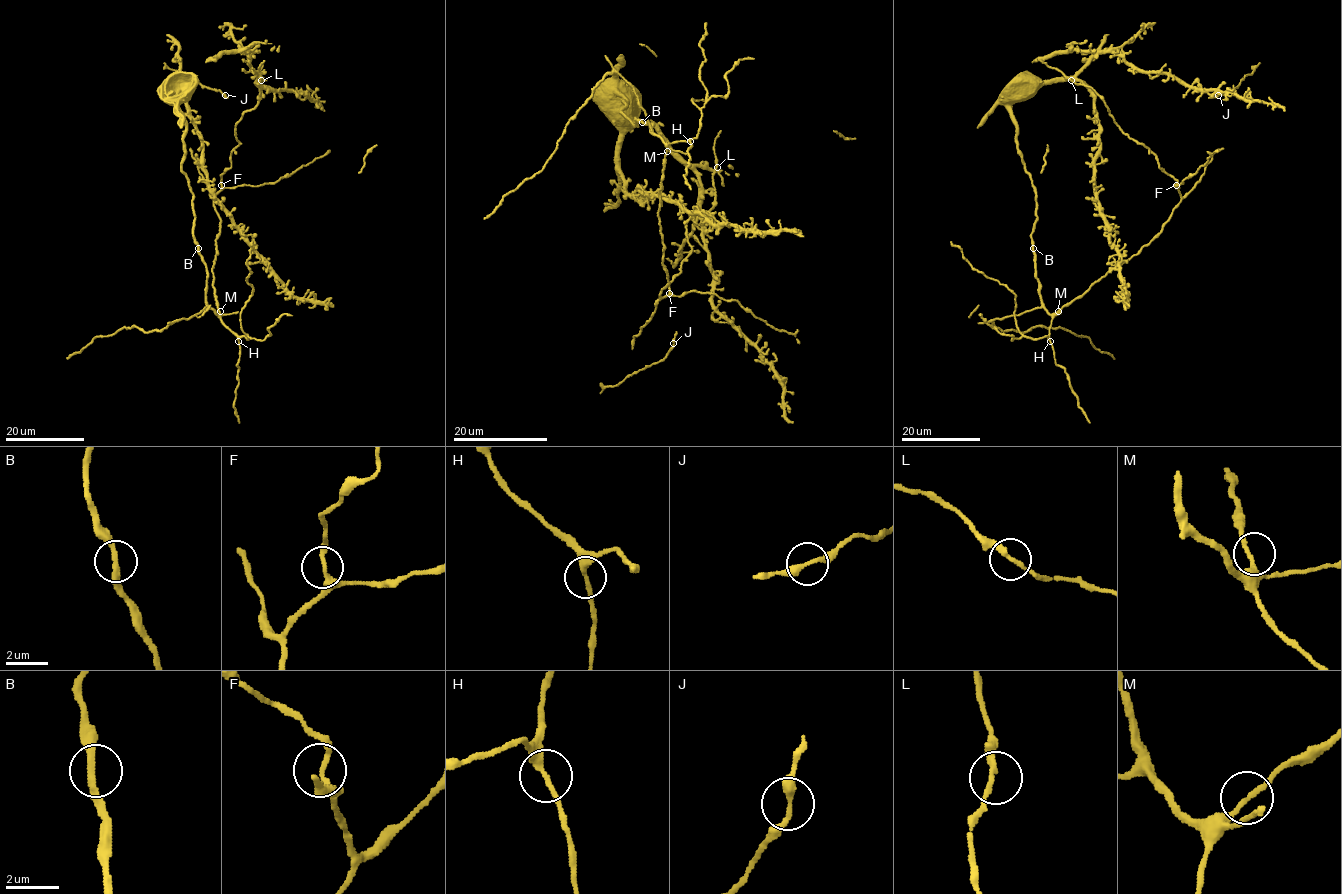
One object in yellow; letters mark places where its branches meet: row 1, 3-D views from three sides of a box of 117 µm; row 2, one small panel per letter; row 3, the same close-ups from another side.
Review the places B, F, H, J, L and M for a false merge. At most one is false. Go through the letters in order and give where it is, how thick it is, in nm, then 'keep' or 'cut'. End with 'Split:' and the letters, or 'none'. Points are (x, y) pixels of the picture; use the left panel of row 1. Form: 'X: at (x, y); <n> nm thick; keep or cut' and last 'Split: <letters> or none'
B: at (198, 248); 280 nm thick; keep
F: at (221, 185); 240 nm thick; keep
H: at (238, 341); 280 nm thick; keep
J: at (225, 95); 280 nm thick; keep
L: at (261, 80); 240 nm thick; keep
M: at (220, 311); 200 nm thick; keep
Split: none

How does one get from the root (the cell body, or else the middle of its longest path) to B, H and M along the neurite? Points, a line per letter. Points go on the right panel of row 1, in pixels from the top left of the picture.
B: (1035, 272), (1033, 248)
H: (1035, 272), (1041, 303), (1052, 316), (1050, 341)
M: (1035, 272), (1043, 307), (1050, 314), (1058, 311)

